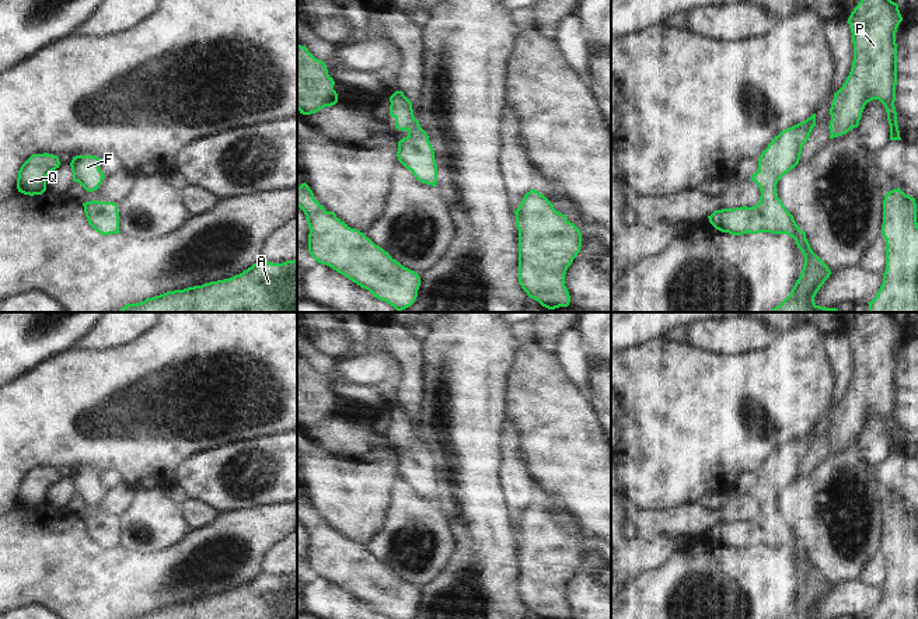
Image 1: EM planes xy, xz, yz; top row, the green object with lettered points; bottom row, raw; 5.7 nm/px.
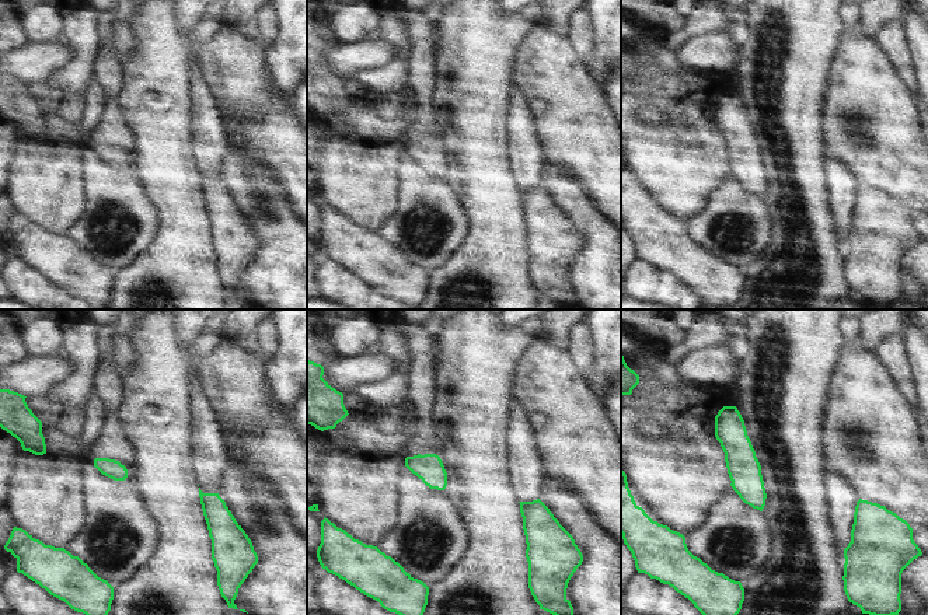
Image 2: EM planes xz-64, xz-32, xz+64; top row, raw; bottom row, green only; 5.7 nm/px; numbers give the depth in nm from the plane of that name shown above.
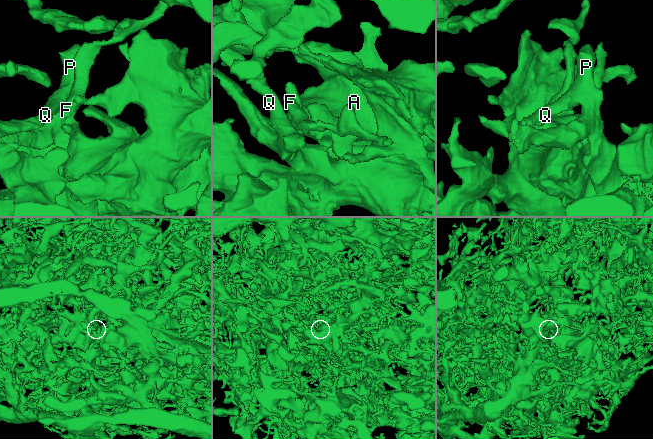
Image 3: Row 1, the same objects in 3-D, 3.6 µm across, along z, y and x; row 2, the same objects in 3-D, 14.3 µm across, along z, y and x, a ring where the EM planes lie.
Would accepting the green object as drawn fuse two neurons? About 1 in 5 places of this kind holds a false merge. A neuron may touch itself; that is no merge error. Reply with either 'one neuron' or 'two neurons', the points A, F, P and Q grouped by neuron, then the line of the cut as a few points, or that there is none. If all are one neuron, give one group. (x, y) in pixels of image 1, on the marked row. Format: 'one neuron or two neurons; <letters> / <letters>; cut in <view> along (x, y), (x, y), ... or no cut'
one neuron; A F P Q; no cut

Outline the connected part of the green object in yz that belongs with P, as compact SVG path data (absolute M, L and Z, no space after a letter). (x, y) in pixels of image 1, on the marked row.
M861 0L848 18L854 60L849 76L834 92L830 139L859 126L865 105L879 99L887 112L890 140L901 140L894 106L897 85L896 32L903 21L891 0Z

